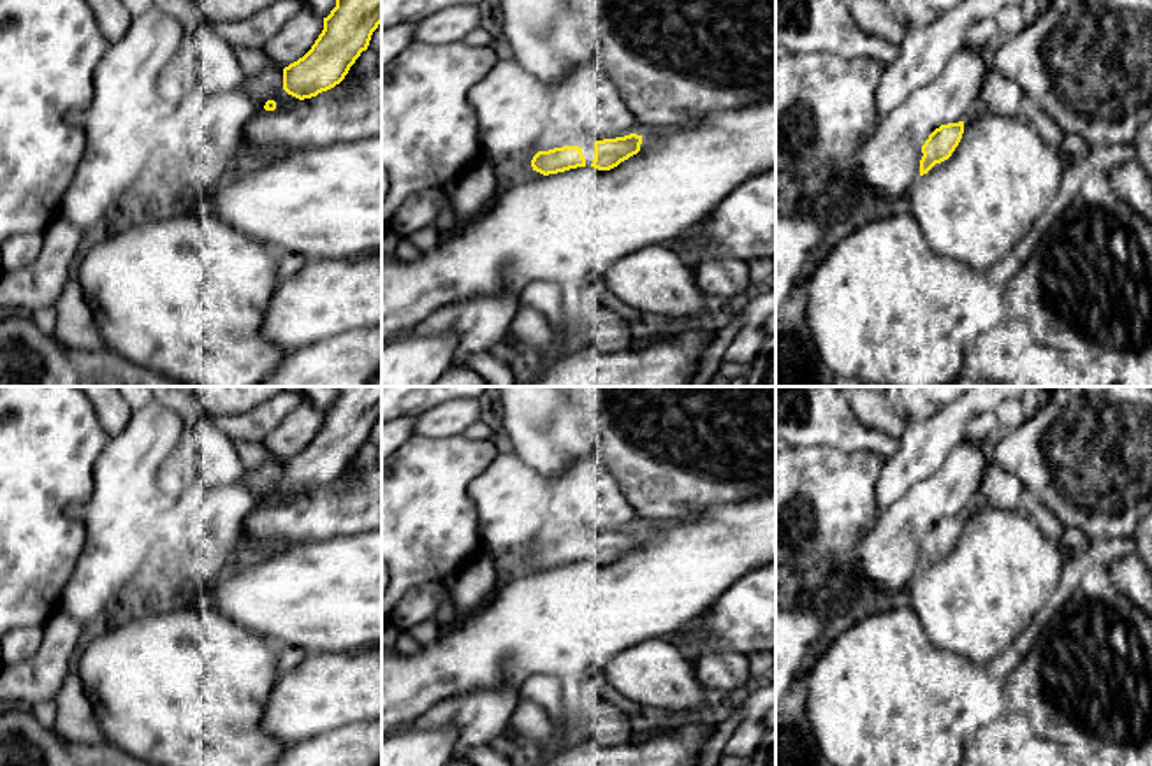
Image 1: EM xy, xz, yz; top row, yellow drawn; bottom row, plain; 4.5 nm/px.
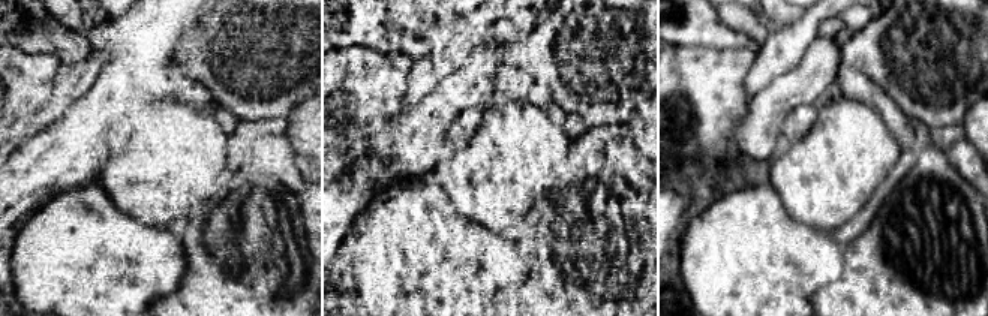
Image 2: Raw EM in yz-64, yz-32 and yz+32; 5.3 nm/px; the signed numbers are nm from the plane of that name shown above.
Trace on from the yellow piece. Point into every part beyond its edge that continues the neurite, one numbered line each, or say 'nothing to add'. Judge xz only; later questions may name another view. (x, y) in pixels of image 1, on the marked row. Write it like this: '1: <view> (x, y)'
nothing to add

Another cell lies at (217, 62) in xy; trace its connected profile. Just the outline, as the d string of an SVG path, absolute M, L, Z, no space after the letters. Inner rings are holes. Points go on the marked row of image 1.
M193 23L188 30L188 46L199 58L197 79L206 79L211 93L239 88L244 74L234 47L208 25Z

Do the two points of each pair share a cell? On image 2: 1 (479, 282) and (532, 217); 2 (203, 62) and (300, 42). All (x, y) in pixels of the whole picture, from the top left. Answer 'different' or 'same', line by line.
1: different
2: same

